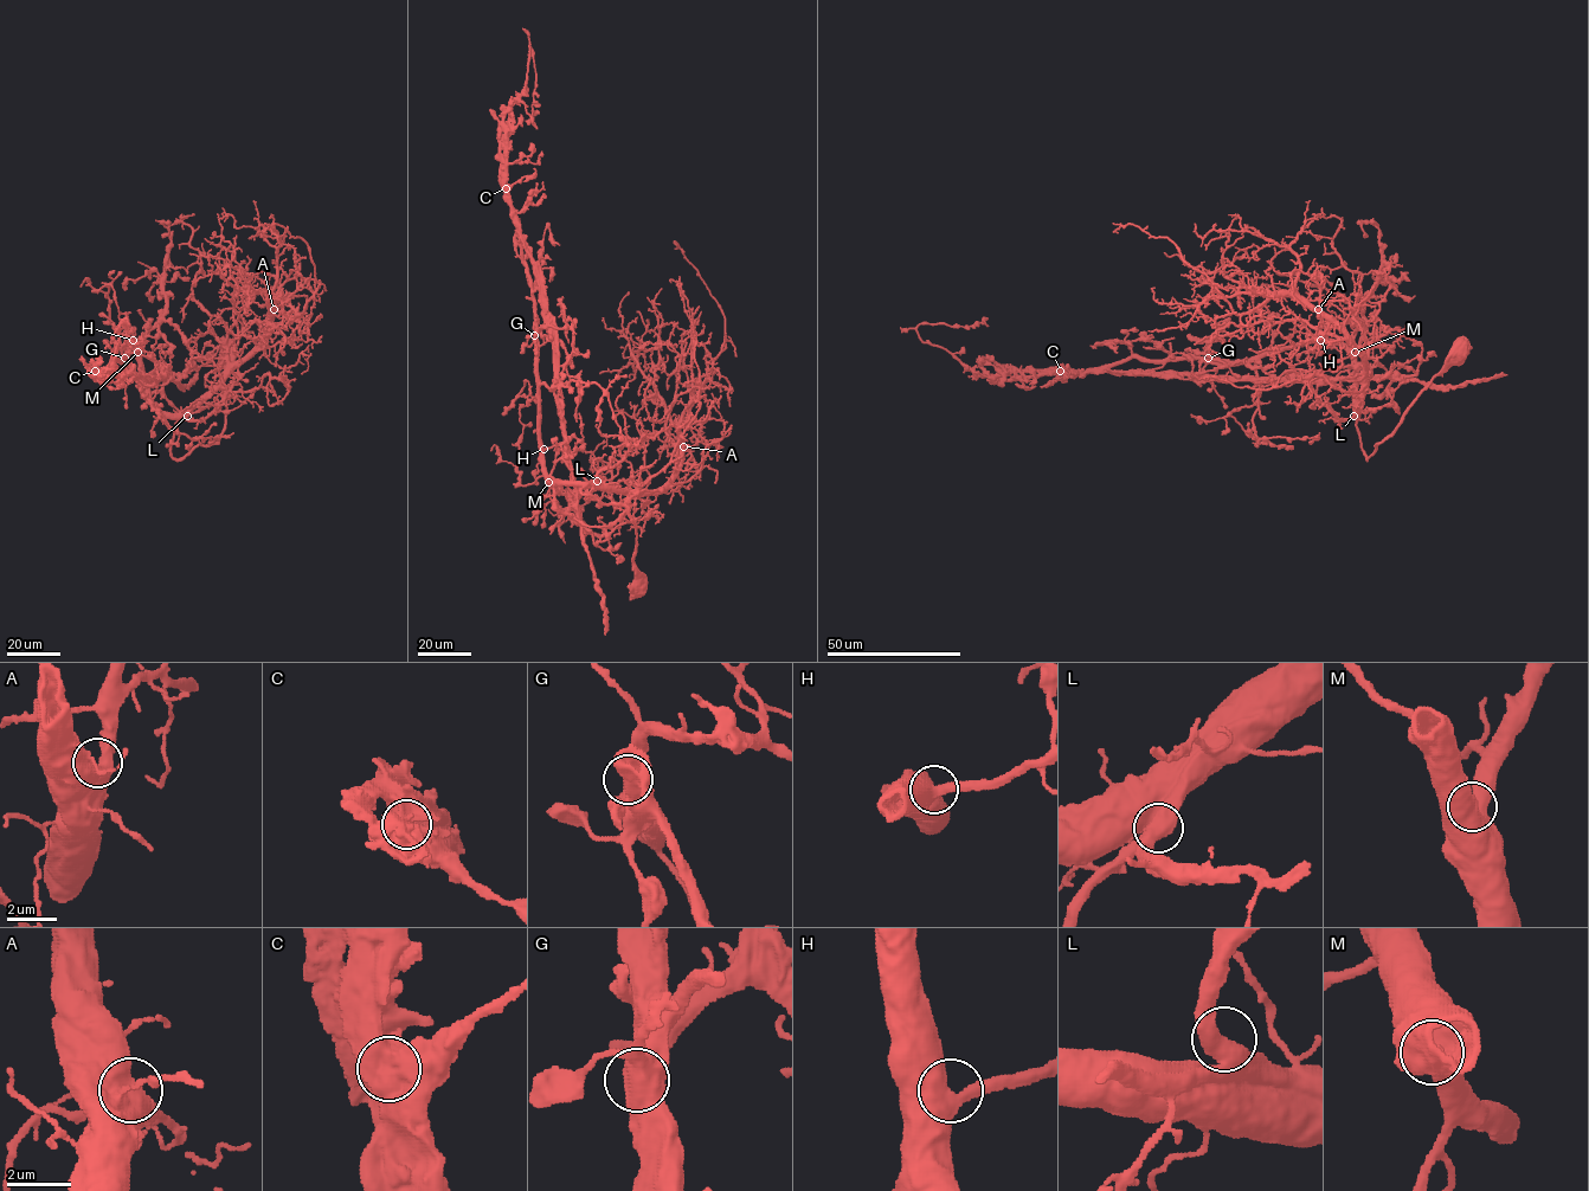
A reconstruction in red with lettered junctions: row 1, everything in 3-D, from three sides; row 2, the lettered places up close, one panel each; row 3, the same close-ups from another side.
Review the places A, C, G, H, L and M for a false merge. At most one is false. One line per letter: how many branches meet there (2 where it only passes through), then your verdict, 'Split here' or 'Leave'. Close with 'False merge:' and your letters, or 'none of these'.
A: Branches: 2. Leave
C: Branches: 2. Split here
G: Branches: 2. Leave
H: Branches: 2. Leave
L: Branches: 2. Leave
M: Branches: 2. Leave
False merge: C

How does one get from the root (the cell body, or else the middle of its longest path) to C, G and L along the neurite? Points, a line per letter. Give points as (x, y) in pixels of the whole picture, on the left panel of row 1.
C: (231, 346), (225, 429), (178, 459), (171, 443), (181, 419), (154, 403), (140, 371), (155, 381), (95, 371)
G: (231, 346), (225, 429), (178, 459), (171, 443), (181, 419), (154, 403), (129, 342), (124, 358)
L: (231, 346), (231, 364), (223, 377), (225, 429), (213, 443), (198, 445), (174, 459), (173, 436), (187, 416)

